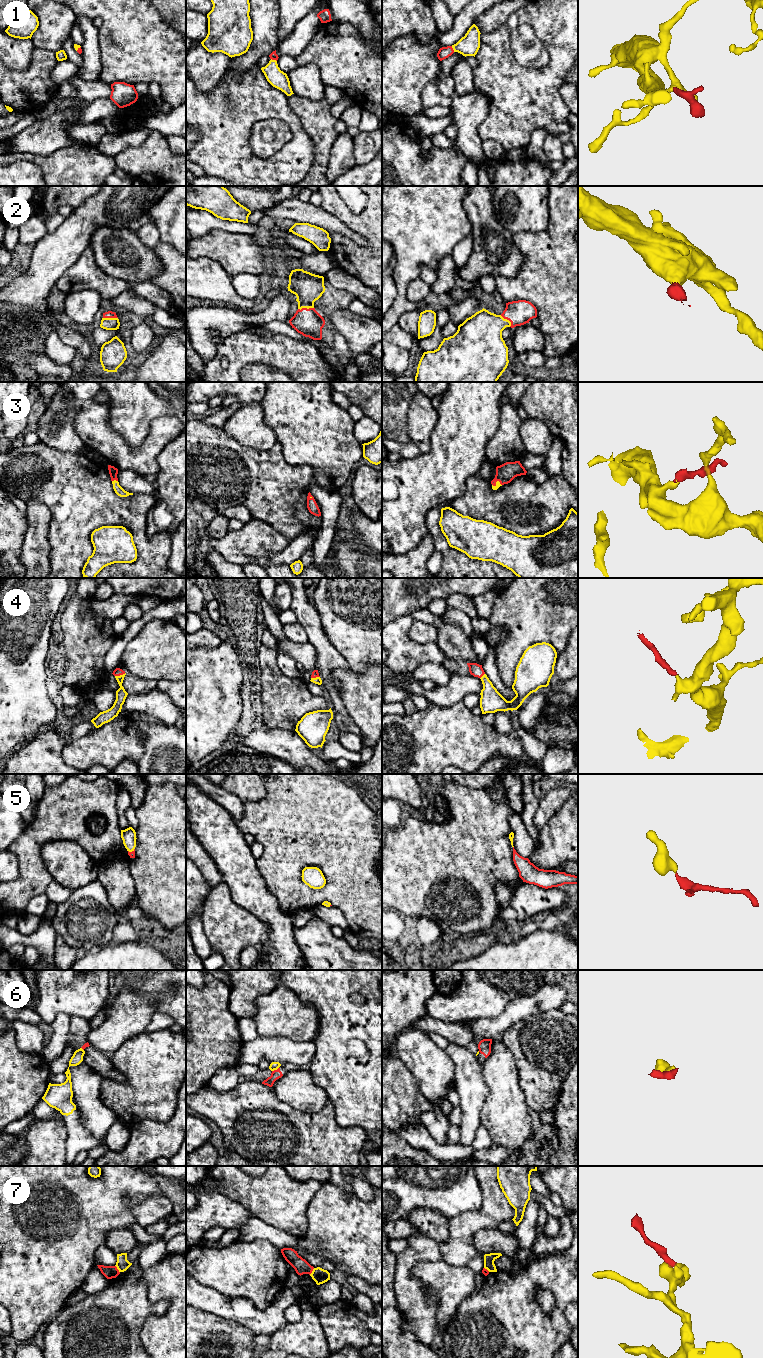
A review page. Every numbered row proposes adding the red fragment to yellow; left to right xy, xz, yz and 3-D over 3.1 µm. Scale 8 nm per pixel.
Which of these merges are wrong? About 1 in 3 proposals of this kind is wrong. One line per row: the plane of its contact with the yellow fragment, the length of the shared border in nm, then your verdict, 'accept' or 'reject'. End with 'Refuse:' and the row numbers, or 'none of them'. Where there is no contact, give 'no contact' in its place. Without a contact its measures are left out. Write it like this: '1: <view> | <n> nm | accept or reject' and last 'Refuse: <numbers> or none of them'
1: xz | 50 nm | accept
2: xz | 130 nm | accept
3: xy | 50 nm | accept
4: xy | 90 nm | accept
5: xy | 60 nm | accept
6: xz | 70 nm | reject
7: xy | 70 nm | reject
Refuse: 6, 7

